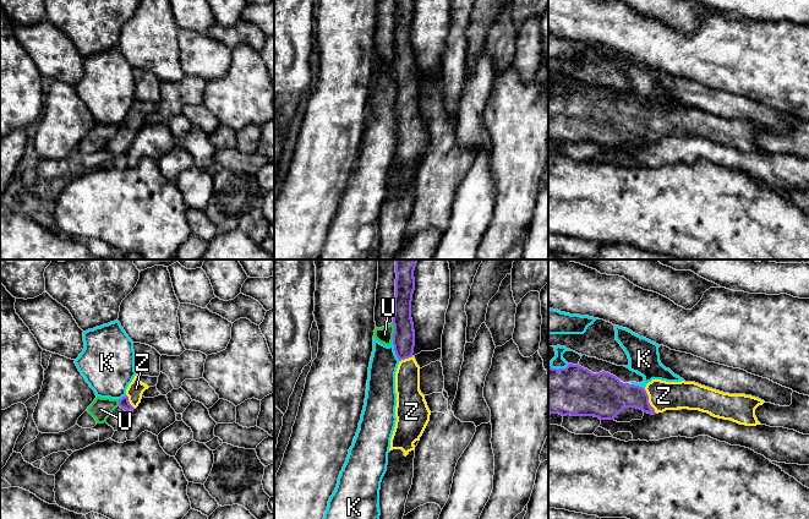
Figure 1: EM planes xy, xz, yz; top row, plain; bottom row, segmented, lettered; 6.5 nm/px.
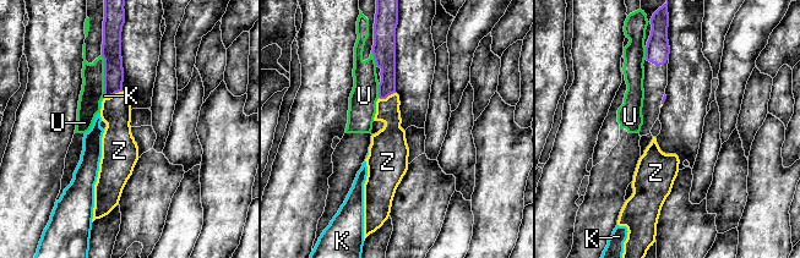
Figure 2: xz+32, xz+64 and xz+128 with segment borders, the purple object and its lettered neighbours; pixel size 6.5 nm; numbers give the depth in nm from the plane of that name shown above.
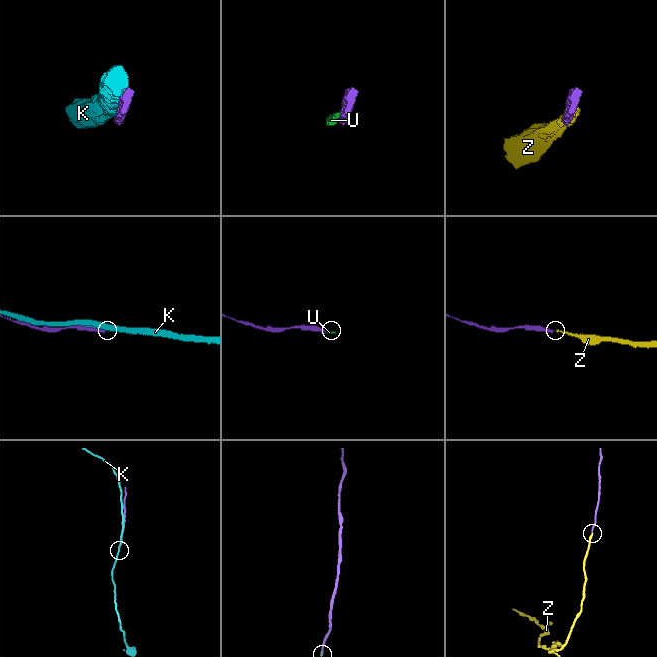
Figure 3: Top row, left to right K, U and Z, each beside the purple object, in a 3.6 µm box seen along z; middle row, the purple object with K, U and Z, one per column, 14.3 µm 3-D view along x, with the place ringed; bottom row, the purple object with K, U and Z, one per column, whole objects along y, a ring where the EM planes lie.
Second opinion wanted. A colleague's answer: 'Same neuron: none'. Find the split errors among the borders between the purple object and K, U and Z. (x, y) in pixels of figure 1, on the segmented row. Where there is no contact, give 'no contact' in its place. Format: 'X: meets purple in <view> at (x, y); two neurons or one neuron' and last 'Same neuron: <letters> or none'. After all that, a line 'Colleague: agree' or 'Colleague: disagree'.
K: meets purple in xz at (394, 350); two neurons
U: meets purple in xz at (394, 332); two neurons
Z: meets purple in yz at (648, 400); one neuron
Same neuron: Z
Colleague: disagree

